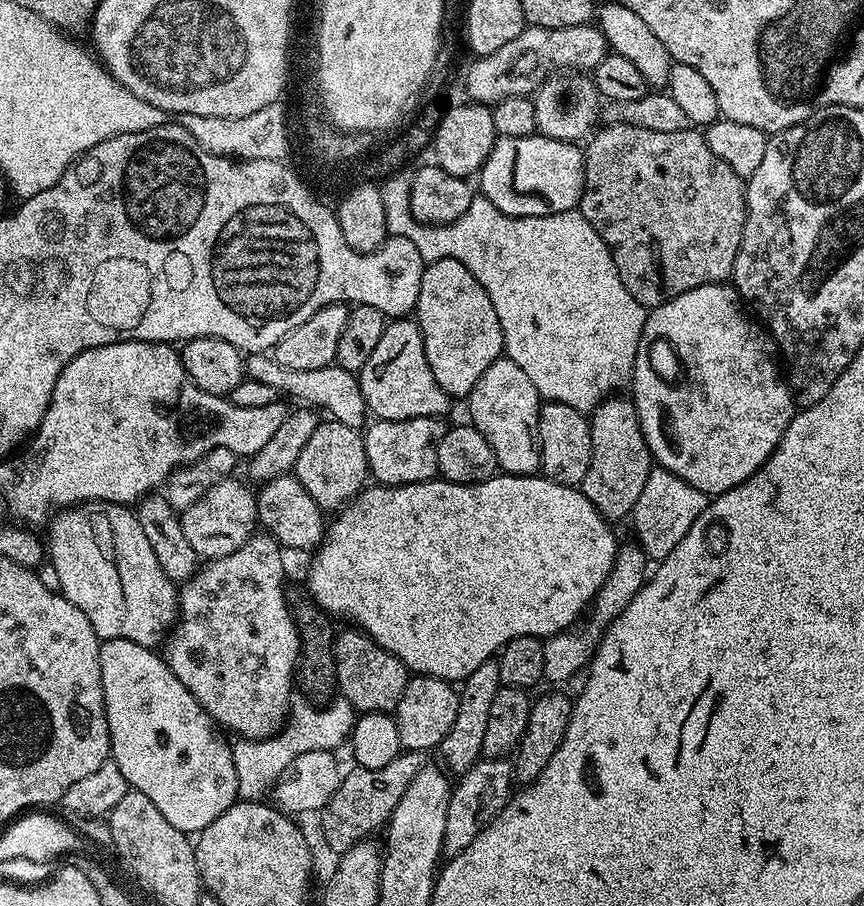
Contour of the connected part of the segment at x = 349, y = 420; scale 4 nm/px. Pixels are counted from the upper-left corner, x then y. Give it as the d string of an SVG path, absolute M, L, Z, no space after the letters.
M267 351L253 352L246 360L246 376L254 382L270 386L278 394L284 395L285 392L286 395L293 396L296 402L303 402L321 413L328 412L324 414L347 428L363 429L369 419L368 403L360 389L357 373L348 372L335 362L318 370L294 370L279 364L275 355Z

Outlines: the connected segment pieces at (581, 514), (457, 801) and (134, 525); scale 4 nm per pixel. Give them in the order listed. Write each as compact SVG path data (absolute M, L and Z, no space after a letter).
M497 474L490 477L486 482L478 482L477 484L455 484L449 480L433 478L431 480L423 480L422 482L414 482L413 484L376 484L375 486L365 487L364 491L359 492L355 500L344 505L335 513L336 521L327 525L324 533L324 539L321 540L319 548L315 549L314 555L311 557L312 569L308 572L308 592L312 603L317 604L324 612L333 618L348 620L355 627L364 632L371 640L378 642L378 646L382 646L386 650L390 650L390 654L394 654L405 666L408 667L409 673L419 674L421 676L433 676L434 678L442 678L449 682L463 682L470 674L474 674L474 670L478 670L478 666L482 666L482 662L493 659L499 653L501 648L505 648L514 638L522 638L523 636L539 636L547 638L558 634L562 630L566 630L577 620L585 615L586 609L591 605L592 600L596 597L596 592L602 586L602 582L606 582L606 578L610 574L610 570L614 566L614 558L616 557L616 549L618 547L618 539L612 533L613 525L605 520L602 514L598 514L598 510L585 498L579 487L571 488L565 484L559 484L553 480L547 480L543 474L534 476L510 476L507 474Z
M481 758L477 760L473 768L466 770L455 781L446 818L443 855L448 858L457 856L462 849L470 846L470 842L478 838L481 830L507 806L513 792L514 764L511 759Z
M90 500L57 511L48 530L46 556L56 571L55 583L90 618L101 641L126 638L155 649L178 619L178 588L158 566L135 511L122 504Z

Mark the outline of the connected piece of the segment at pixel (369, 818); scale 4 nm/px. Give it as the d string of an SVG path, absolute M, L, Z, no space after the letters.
M404 750L398 758L394 758L394 762L378 766L378 770L356 766L353 772L345 771L340 777L338 790L334 790L330 802L326 802L318 816L320 832L329 850L343 854L356 844L375 837L375 832L387 825L388 819L394 814L394 806L398 806L402 794L406 794L406 786L414 782L414 776L421 766L421 753Z

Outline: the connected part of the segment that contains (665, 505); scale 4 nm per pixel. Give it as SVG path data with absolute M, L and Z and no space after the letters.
M659 466L653 467L630 517L636 530L635 539L645 555L656 562L668 557L674 547L689 533L694 519L704 512L709 502L709 497L704 495L704 492L694 489L694 486L678 478L672 471L666 471Z

